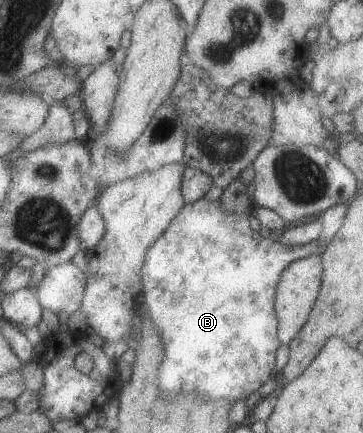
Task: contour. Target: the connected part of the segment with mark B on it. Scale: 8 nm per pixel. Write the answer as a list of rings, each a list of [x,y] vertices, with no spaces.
[[[198,200],[185,205],[180,215],[171,223],[171,226],[160,236],[158,241],[148,250],[147,262],[144,269],[144,289],[142,302],[145,303],[160,330],[165,343],[165,360],[160,370],[160,385],[165,400],[175,400],[180,391],[200,393],[206,401],[228,399],[236,403],[238,400],[251,399],[256,396],[258,389],[272,378],[276,373],[276,351],[280,349],[279,317],[276,309],[277,289],[283,271],[294,261],[307,258],[316,254],[322,254],[323,249],[318,241],[310,242],[301,246],[287,246],[286,244],[272,241],[270,238],[262,237],[258,231],[250,227],[250,215],[230,214],[222,206],[221,201],[214,202]]]

